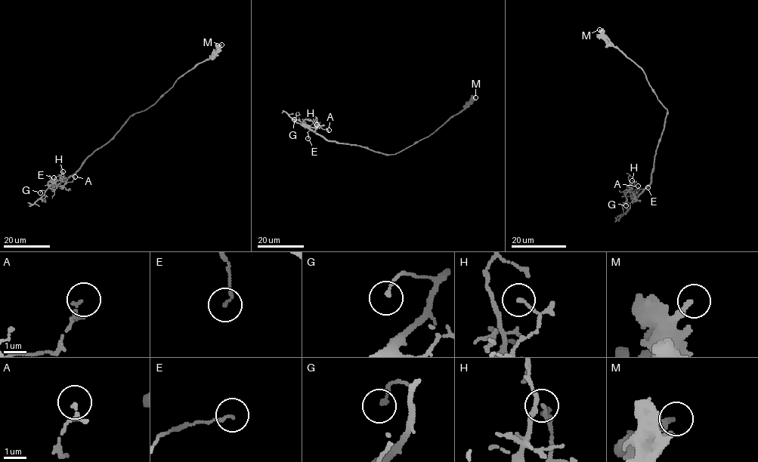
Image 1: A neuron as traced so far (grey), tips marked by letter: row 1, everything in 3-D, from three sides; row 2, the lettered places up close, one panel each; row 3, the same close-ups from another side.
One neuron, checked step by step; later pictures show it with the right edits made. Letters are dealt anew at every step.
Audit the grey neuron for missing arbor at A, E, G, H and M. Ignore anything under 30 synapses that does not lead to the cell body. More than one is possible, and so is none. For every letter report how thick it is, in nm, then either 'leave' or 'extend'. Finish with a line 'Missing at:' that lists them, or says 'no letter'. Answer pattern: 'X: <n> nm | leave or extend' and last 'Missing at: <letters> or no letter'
A: 170 nm | leave
E: 110 nm | leave
G: 160 nm | leave
H: 90 nm | leave
M: 280 nm | leave
Missing at: no letter

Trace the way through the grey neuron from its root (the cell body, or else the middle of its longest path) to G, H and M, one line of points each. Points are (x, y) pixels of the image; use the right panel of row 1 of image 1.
G: (664, 121), (664, 128), (656, 149), (651, 182), (626, 205)
H: (664, 121), (664, 128), (656, 149), (651, 182), (635, 197), (628, 191), (634, 184), (632, 180)
M: (664, 121), (667, 109), (657, 99), (644, 71), (599, 29)

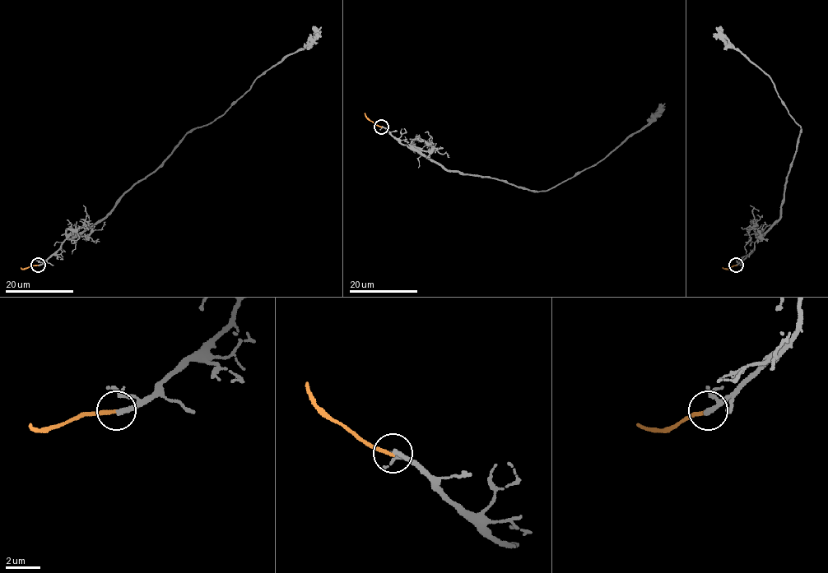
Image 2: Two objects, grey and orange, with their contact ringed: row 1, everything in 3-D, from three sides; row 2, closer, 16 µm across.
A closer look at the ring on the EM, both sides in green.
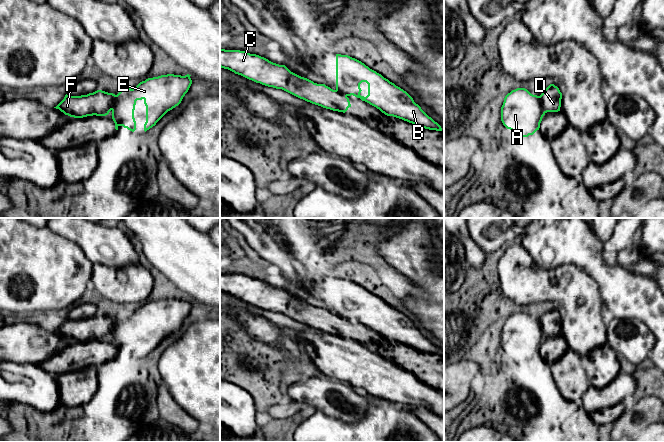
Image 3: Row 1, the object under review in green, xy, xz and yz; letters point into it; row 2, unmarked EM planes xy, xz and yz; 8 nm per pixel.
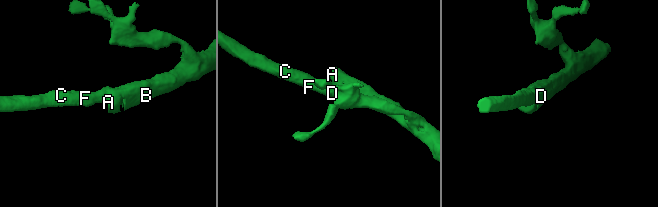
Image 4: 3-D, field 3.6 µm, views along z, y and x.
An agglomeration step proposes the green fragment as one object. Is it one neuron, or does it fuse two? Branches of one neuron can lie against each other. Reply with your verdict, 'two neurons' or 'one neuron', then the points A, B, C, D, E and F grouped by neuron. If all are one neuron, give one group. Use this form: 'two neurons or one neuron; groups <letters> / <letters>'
two neurons; groups A B E / C D F

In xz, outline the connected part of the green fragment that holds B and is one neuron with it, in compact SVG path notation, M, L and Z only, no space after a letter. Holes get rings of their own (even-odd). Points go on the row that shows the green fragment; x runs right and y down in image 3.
M336 54L336 91L355 96L393 116L418 127L442 131L441 126L429 117L403 89L348 55ZM360 84L368 84L368 95L361 96Z

